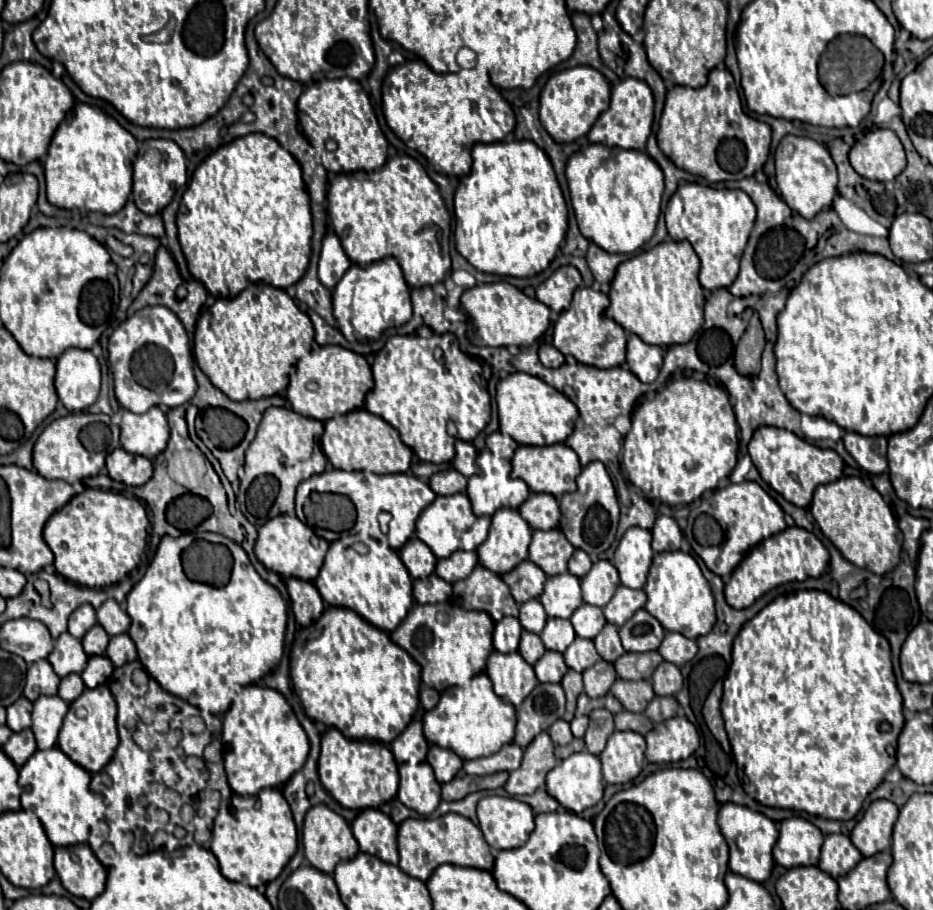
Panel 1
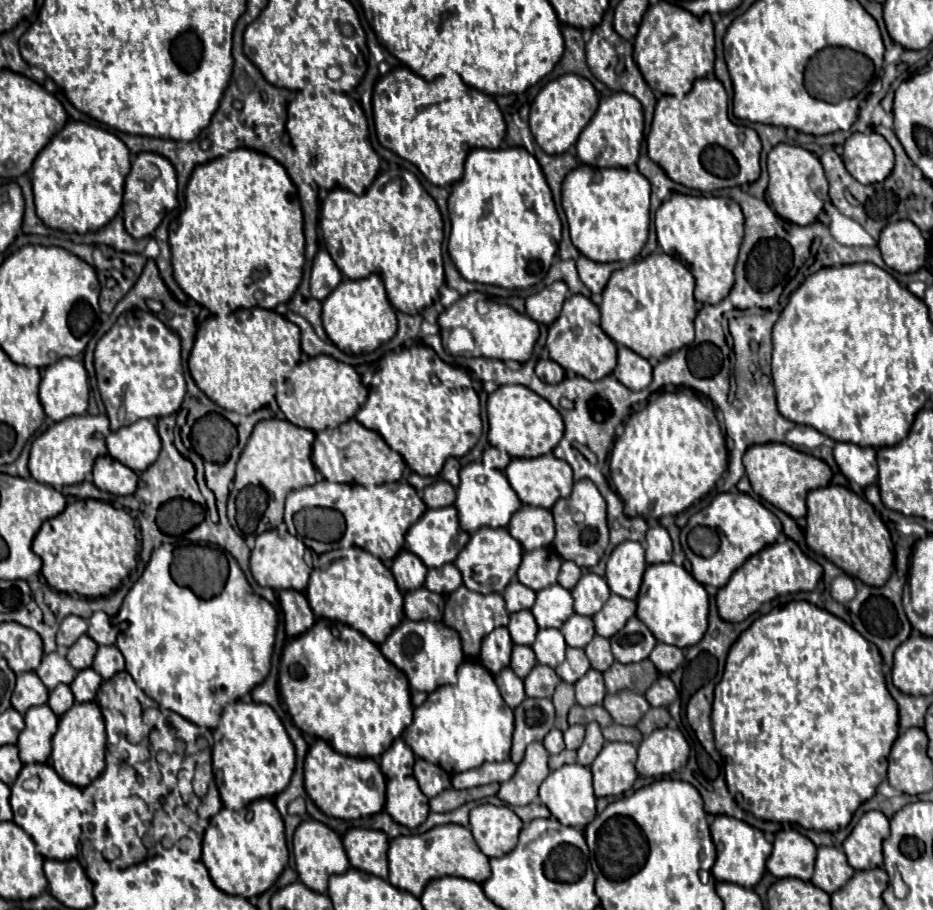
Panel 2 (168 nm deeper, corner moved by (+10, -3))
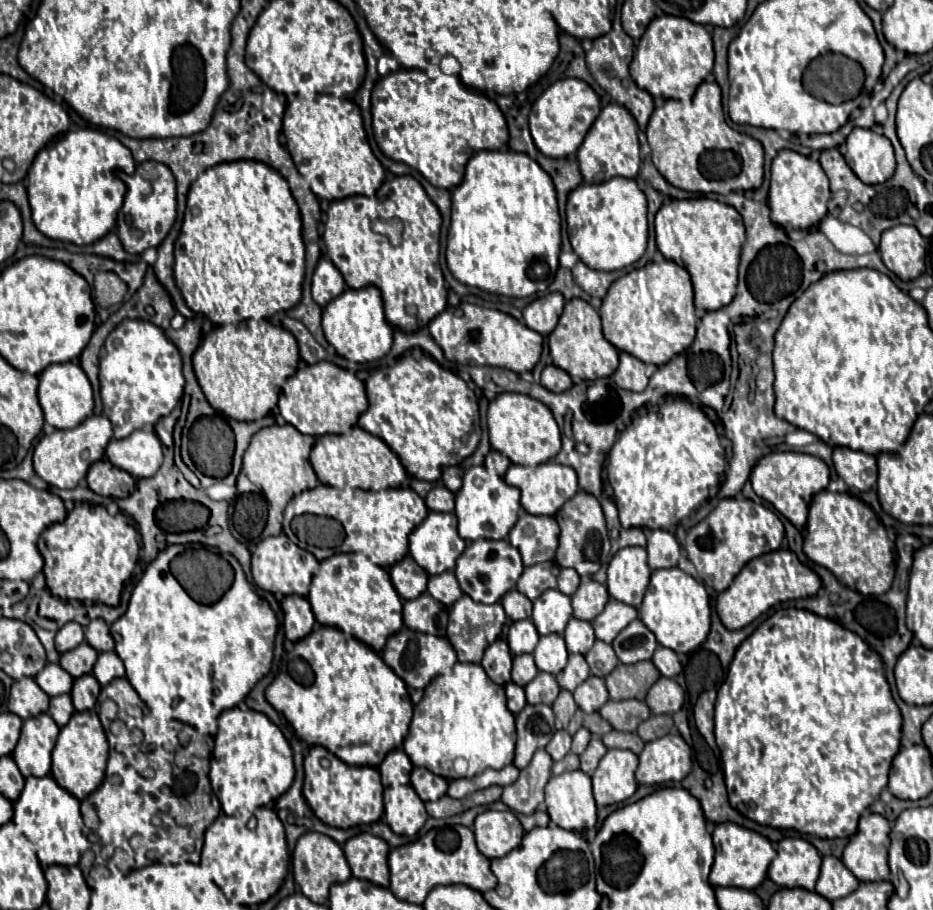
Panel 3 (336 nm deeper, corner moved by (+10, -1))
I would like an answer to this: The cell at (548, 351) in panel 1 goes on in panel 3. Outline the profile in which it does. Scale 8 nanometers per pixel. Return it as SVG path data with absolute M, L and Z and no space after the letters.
M550 365L542 371L542 385L552 393L562 393L562 391L568 391L572 387L572 379L566 371Z

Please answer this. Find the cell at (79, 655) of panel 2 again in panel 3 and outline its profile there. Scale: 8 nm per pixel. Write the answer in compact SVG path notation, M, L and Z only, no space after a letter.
M80 643L76 649L60 657L60 667L76 679L82 675L90 675L96 659L98 659L98 653L88 643Z

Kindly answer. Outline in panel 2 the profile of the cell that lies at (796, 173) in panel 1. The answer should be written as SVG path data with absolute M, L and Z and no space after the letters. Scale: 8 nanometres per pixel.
M778 143L768 153L768 175L770 175L770 183L766 191L774 203L774 211L782 219L788 219L796 225L814 223L824 207L824 201L828 199L828 181L820 159L814 153L806 151L804 147Z

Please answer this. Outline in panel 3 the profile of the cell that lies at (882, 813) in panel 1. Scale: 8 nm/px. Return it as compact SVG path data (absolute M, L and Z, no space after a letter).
M866 811L860 817L858 833L844 849L842 863L858 881L888 881L888 847L890 823L886 817Z

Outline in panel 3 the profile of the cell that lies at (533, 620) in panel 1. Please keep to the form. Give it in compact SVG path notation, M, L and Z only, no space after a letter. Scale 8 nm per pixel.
M530 619L524 621L514 621L508 629L508 647L514 655L524 655L524 653L532 653L538 645L538 631L534 627L534 623Z

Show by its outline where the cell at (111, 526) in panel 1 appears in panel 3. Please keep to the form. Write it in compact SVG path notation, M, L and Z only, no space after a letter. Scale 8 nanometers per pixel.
M78 503L62 523L48 527L38 549L44 557L46 587L60 599L100 601L116 607L120 603L124 581L132 577L139 559L138 533L128 525L122 512L110 515L106 507Z

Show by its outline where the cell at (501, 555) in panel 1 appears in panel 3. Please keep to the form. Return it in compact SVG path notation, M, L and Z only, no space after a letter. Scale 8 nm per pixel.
M474 541L470 543L464 553L460 555L456 563L456 577L460 583L460 589L480 603L498 603L510 589L516 587L516 581L520 573L524 571L524 565L520 561L520 553L508 545L508 541Z

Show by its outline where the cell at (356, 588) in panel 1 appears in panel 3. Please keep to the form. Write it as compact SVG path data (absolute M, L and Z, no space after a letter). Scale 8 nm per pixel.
M338 553L320 563L320 573L312 579L312 587L308 593L308 601L312 605L314 617L320 625L340 629L342 633L358 639L360 643L368 645L376 653L380 653L392 633L398 633L403 627L402 599L396 593L392 581L390 581L390 569L382 569L368 561L364 555L356 553Z

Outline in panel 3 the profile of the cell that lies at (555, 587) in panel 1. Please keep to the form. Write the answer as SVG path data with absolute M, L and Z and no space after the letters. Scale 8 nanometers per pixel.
M548 589L548 593L542 593L534 601L532 623L540 635L550 635L550 633L562 635L570 617L572 617L570 597L560 593L558 589Z

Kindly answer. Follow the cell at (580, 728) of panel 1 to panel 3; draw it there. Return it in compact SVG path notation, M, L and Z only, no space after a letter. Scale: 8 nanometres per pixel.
M578 729L578 733L572 737L572 753L576 753L576 755L584 753L590 739L592 739L592 733L588 733L588 729Z

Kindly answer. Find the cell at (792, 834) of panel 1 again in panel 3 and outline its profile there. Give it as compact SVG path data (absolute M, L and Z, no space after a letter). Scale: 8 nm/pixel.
M786 837L778 843L778 855L768 869L768 877L780 887L800 887L814 891L822 857L816 847L800 837Z

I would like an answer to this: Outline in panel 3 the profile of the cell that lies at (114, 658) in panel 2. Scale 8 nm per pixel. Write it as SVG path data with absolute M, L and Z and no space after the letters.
M100 653L98 661L94 665L94 677L102 687L106 687L112 679L124 677L124 663L116 653Z

